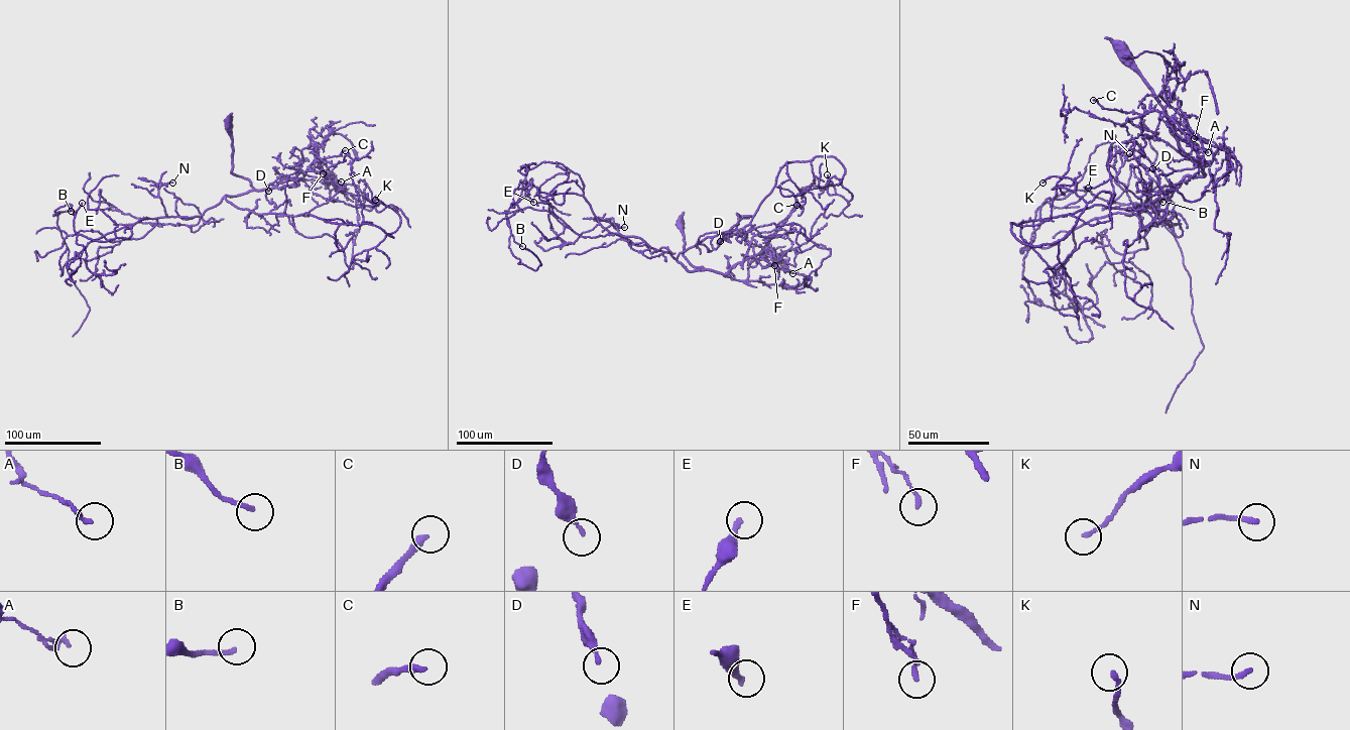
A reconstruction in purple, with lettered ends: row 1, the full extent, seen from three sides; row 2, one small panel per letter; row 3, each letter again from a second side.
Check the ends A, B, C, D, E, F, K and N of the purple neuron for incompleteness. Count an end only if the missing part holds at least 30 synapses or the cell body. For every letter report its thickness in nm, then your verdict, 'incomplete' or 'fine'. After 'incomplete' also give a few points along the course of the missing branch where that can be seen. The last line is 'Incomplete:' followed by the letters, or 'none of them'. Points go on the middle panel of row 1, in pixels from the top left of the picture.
A: 180 nm thick; fine
B: 200 nm thick; incomplete; missing branch runs (522, 246), (532, 250), (547, 246), (557, 261), (564, 255), (574, 256), (571, 251)
C: 280 nm thick; fine
D: 180 nm thick; fine
E: 240 nm thick; incomplete
F: 180 nm thick; fine
K: 170 nm thick; fine
N: 200 nm thick; fine
Incomplete: B, E

